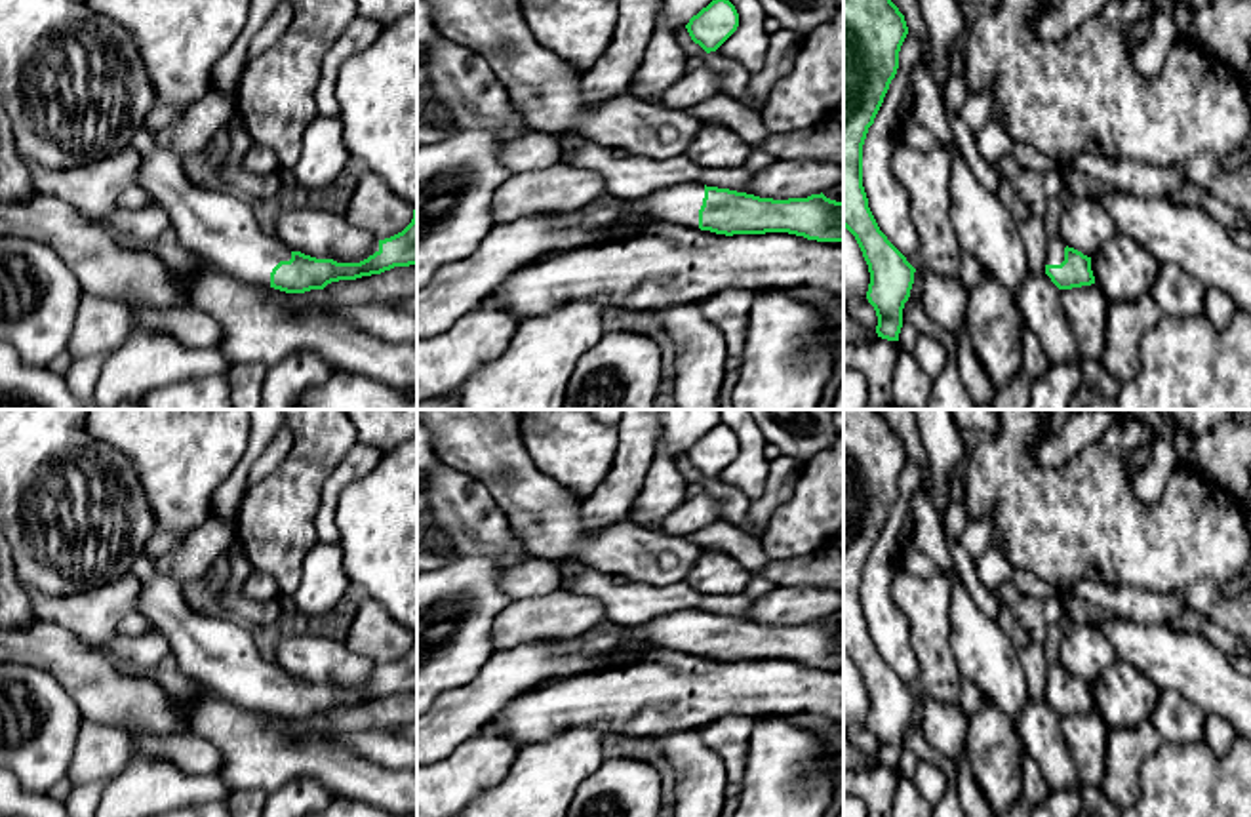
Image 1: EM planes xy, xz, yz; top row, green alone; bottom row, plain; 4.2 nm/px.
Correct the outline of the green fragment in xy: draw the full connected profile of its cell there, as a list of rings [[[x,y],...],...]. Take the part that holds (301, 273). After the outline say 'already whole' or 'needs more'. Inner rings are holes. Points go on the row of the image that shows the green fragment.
[[[143,128],[133,135],[131,147],[141,154],[137,187],[168,211],[179,242],[198,259],[242,282],[305,293],[324,289],[331,282],[417,265],[417,208],[411,223],[379,240],[379,249],[367,259],[316,259],[293,251],[274,232],[263,230],[249,198],[194,185],[183,158],[156,145],[156,131]]]; needs more

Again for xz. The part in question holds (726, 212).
[[[680,183],[640,200],[659,223],[716,234],[788,232],[817,242],[844,242],[844,202],[821,194],[773,200],[703,183]]]; needs more

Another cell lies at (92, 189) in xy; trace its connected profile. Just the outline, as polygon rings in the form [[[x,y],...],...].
[[[122,149],[114,156],[51,171],[29,162],[32,189],[36,194],[51,196],[72,206],[80,215],[91,219],[109,219],[116,209],[118,196],[137,187],[137,169],[141,154],[133,149]]]

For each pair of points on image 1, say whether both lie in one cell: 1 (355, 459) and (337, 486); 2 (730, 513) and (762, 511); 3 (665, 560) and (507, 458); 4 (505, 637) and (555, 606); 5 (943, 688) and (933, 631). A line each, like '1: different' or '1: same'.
1: same
2: different
3: same
4: same
5: same

